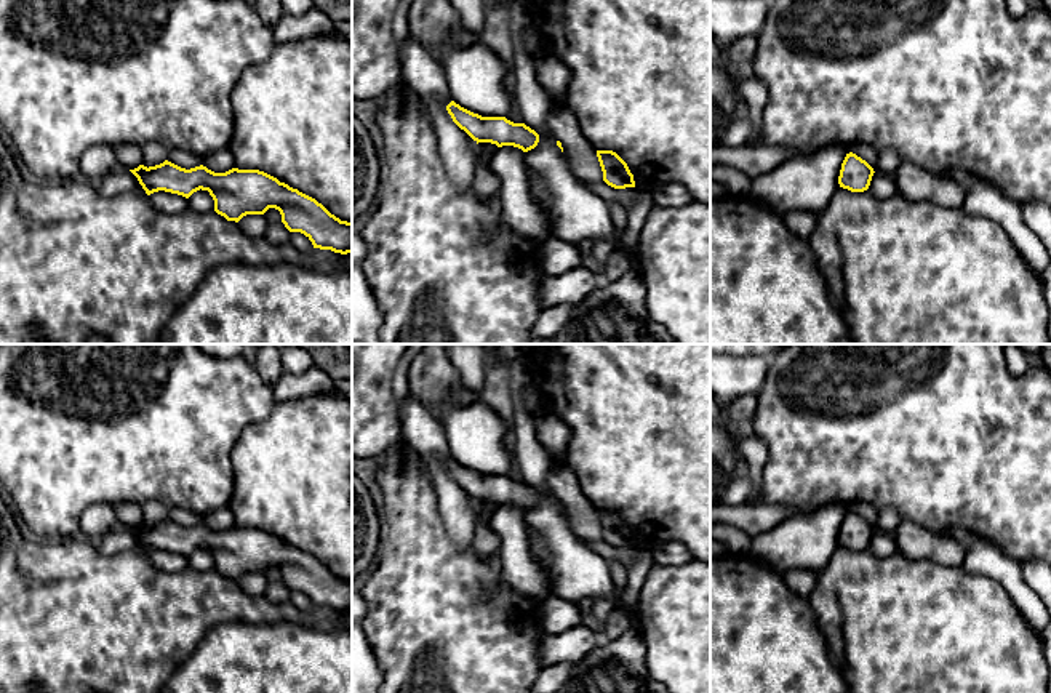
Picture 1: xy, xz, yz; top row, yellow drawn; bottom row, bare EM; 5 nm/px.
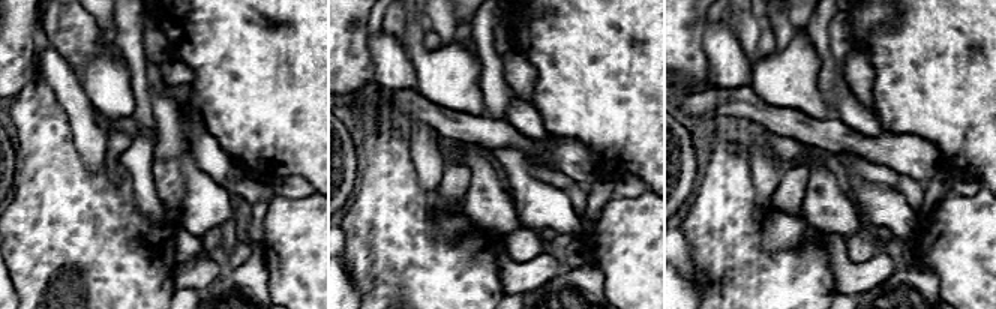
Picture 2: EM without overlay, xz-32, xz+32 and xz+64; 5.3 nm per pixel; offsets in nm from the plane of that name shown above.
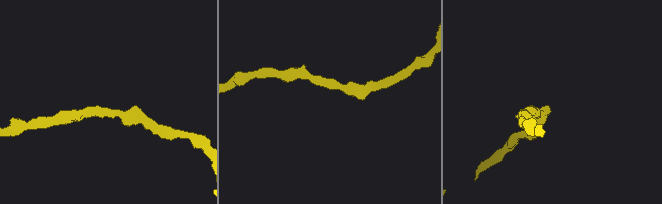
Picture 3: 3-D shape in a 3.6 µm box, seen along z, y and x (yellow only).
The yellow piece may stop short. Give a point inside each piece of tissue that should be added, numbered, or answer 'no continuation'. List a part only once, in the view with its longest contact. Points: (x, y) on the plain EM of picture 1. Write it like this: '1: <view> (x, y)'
no continuation

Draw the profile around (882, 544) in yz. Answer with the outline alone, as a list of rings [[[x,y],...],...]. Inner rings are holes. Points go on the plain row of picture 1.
[[[875,530],[869,549],[880,559],[893,555],[896,552],[894,535]]]

